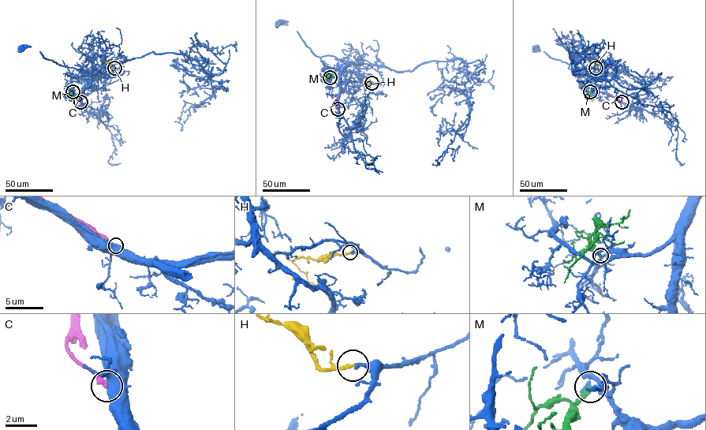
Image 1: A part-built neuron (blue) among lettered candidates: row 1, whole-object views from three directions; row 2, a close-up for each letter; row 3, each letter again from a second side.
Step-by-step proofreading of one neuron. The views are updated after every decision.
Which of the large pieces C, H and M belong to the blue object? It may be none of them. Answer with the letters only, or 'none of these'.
H

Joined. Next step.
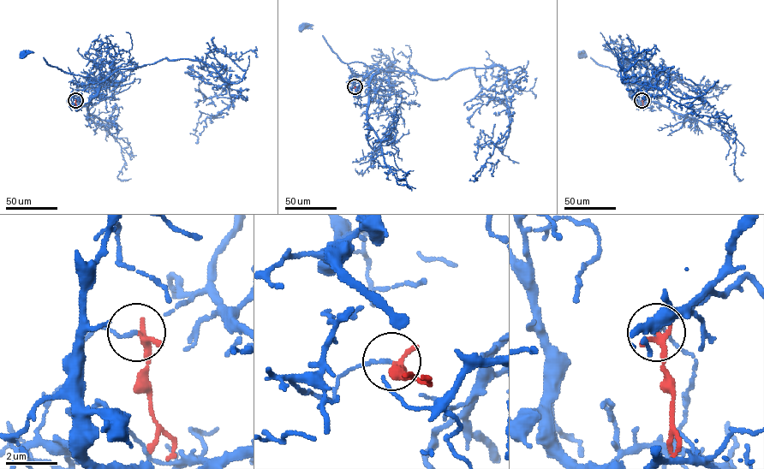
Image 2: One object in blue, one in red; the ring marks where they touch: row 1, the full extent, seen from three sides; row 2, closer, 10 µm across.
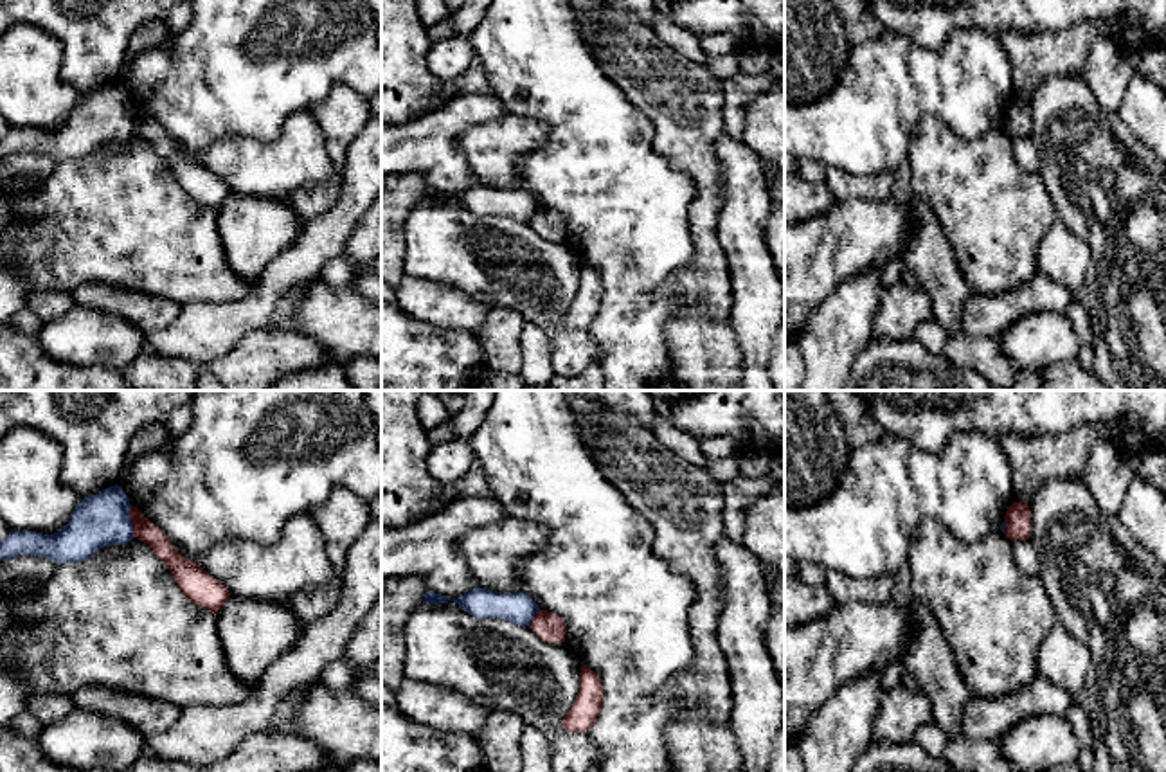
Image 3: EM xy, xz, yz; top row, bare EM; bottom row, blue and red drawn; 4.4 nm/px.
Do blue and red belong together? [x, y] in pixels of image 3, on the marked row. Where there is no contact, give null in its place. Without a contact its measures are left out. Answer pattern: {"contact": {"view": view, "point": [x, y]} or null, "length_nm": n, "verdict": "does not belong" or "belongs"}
{"contact": {"view": "xy", "point": [132, 522]}, "length_nm": 140, "verdict": "does not belong"}

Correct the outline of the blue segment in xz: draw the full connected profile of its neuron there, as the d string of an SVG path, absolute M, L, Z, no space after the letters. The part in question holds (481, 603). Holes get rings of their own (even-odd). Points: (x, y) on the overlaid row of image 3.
M480 587L457 599L426 590L425 601L428 605L453 601L477 619L506 619L520 626L531 626L534 615L540 612L538 605L524 592L500 594Z

